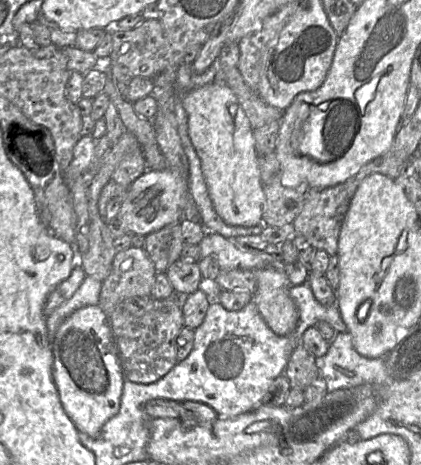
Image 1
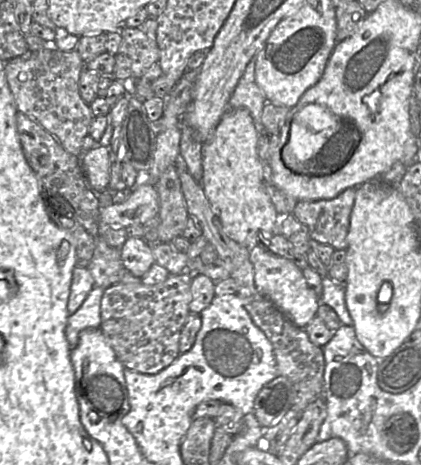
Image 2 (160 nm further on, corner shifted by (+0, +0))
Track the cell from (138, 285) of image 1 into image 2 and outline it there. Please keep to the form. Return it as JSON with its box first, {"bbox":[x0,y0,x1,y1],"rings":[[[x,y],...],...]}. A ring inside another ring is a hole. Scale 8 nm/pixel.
{"bbox":[119,238,156,279],"rings":[[[128,238],[119,249],[123,266],[128,273],[141,279],[156,262],[152,244],[143,238]]]}

